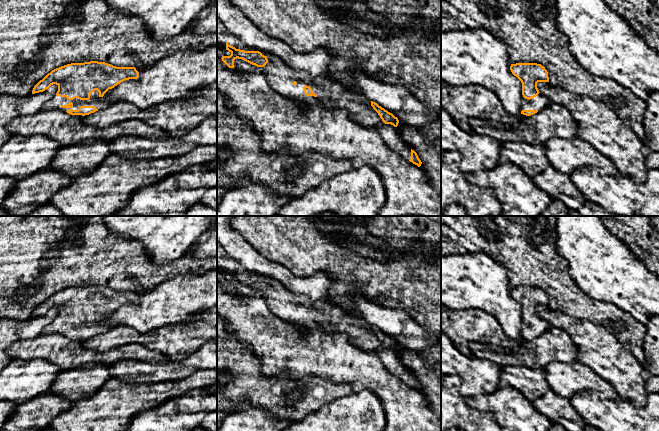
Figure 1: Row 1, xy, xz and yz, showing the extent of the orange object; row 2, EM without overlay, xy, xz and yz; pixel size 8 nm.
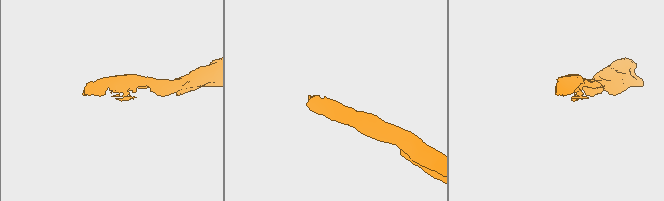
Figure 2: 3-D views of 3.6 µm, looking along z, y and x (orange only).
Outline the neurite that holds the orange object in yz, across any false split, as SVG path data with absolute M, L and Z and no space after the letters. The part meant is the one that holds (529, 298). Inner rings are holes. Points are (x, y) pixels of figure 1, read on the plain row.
M537 287L511 288L510 294L522 307L521 338L530 340L551 327L537 312L538 306L549 306L548 296Z

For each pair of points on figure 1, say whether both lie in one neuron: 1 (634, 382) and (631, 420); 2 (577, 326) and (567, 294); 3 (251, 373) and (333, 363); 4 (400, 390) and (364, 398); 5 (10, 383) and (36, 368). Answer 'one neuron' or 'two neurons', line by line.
1: two neurons
2: two neurons
3: two neurons
4: two neurons
5: one neuron

